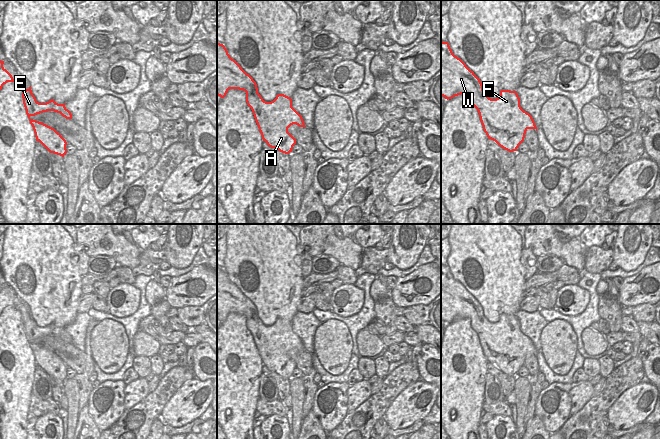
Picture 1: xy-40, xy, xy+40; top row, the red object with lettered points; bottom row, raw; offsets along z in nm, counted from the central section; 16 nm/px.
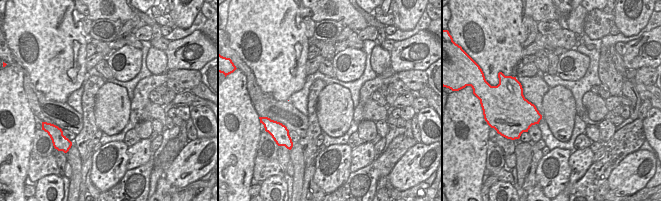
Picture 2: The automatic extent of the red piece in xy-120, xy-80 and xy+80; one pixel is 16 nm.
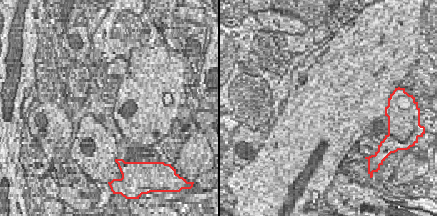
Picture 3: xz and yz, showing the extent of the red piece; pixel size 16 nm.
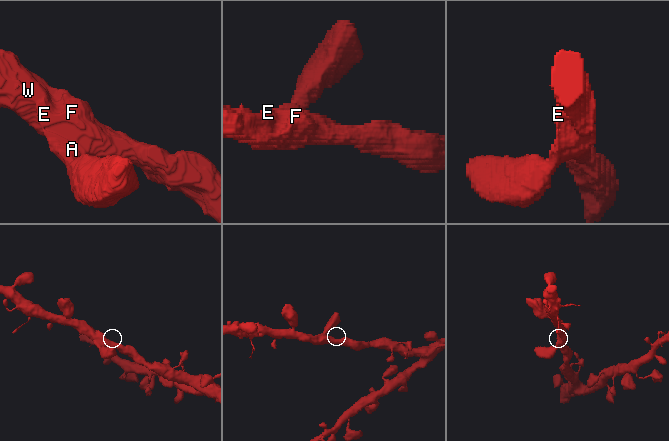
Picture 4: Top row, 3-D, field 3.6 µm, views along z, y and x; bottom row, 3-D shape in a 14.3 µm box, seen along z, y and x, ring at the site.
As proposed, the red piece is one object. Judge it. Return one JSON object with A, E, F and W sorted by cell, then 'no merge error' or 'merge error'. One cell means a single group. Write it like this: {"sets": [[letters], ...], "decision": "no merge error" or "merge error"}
{"sets": [["A", "E", "F", "W"]], "decision": "no merge error"}

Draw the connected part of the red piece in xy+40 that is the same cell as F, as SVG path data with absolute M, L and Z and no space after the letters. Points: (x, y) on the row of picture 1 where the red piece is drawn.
M441 41L441 96L448 100L461 94L471 95L471 103L479 113L488 139L495 141L509 152L517 151L528 129L537 131L532 116L521 108L520 98L516 91L501 90L498 98L489 98L483 90L480 79L460 58L453 54L448 42Z

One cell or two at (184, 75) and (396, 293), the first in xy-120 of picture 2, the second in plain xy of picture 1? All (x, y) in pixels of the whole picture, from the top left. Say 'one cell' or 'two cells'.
two cells

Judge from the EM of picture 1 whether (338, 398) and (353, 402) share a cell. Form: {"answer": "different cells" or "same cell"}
{"answer": "different cells"}

